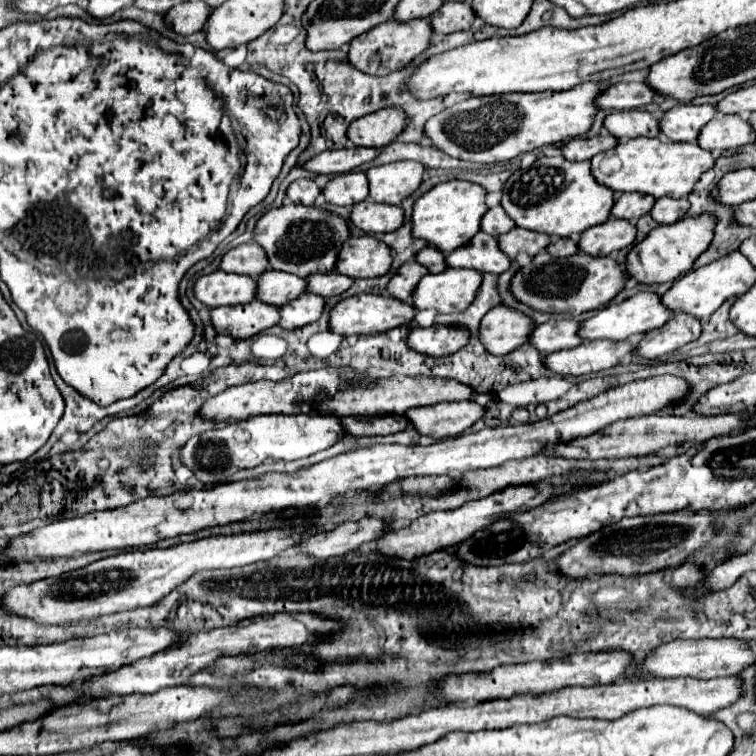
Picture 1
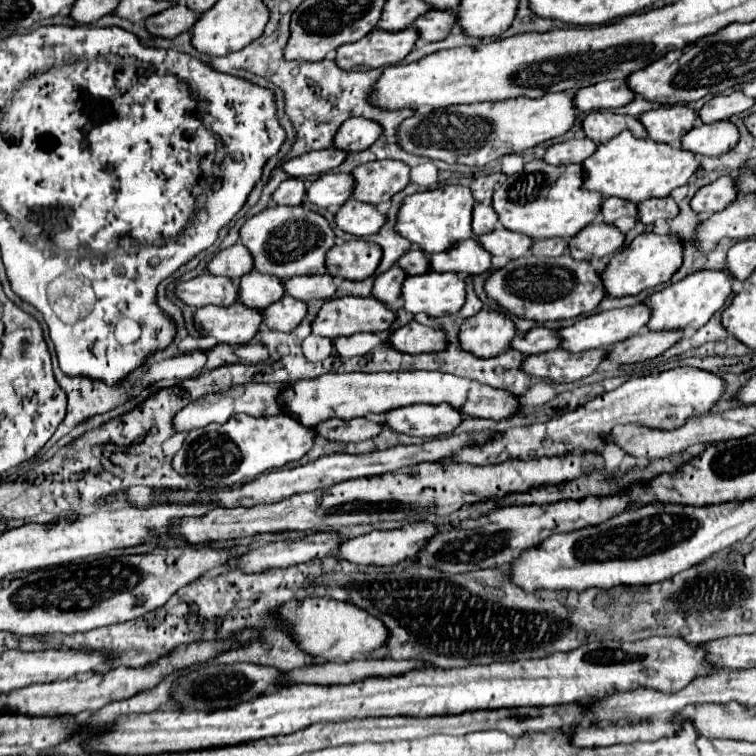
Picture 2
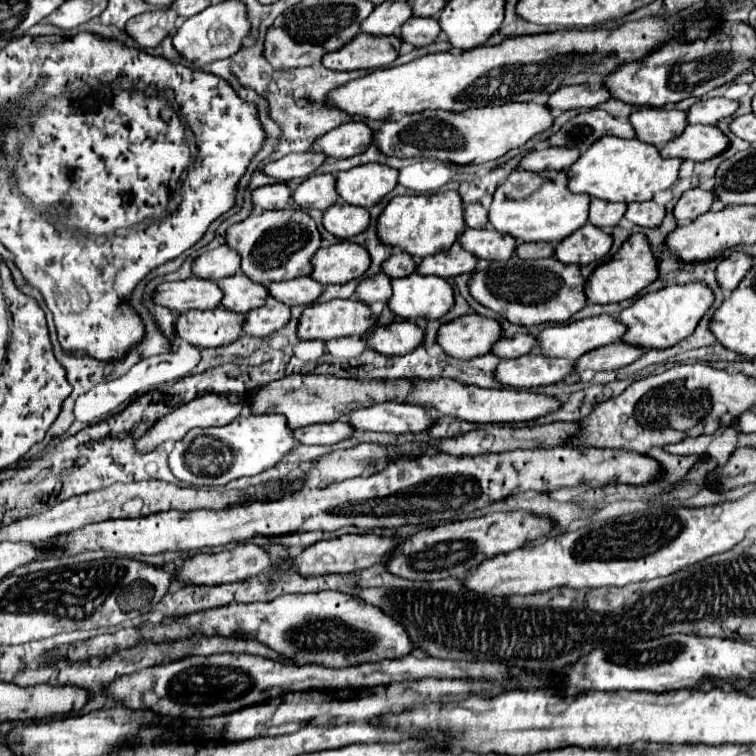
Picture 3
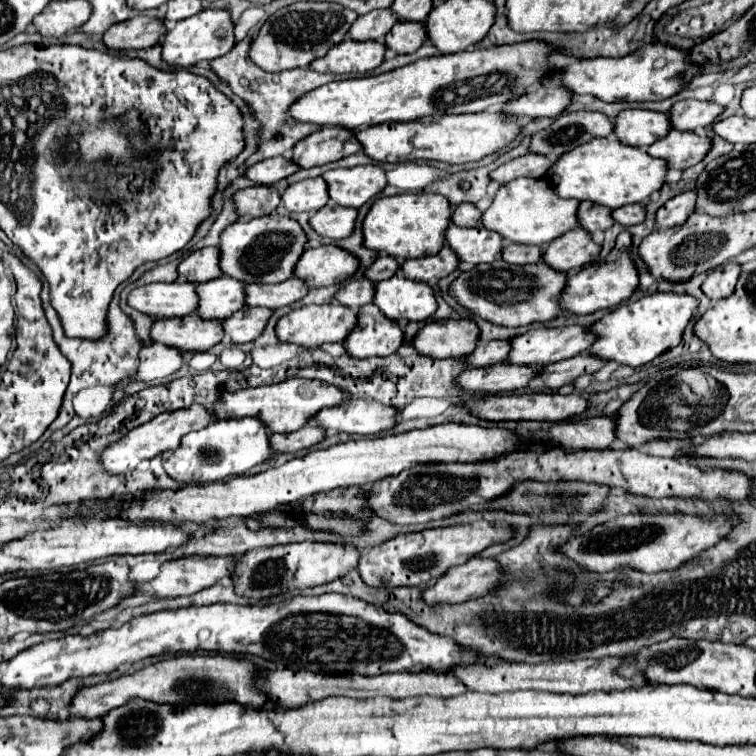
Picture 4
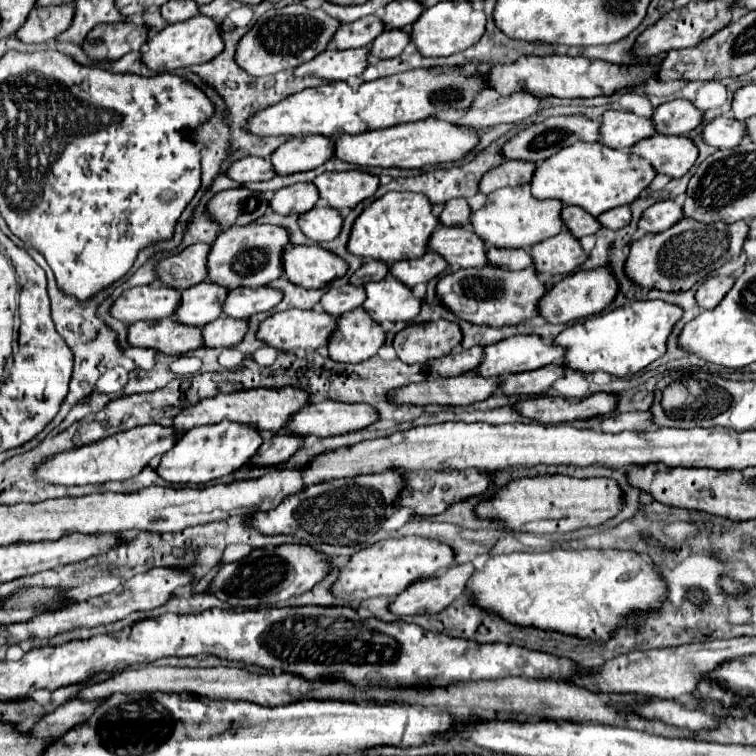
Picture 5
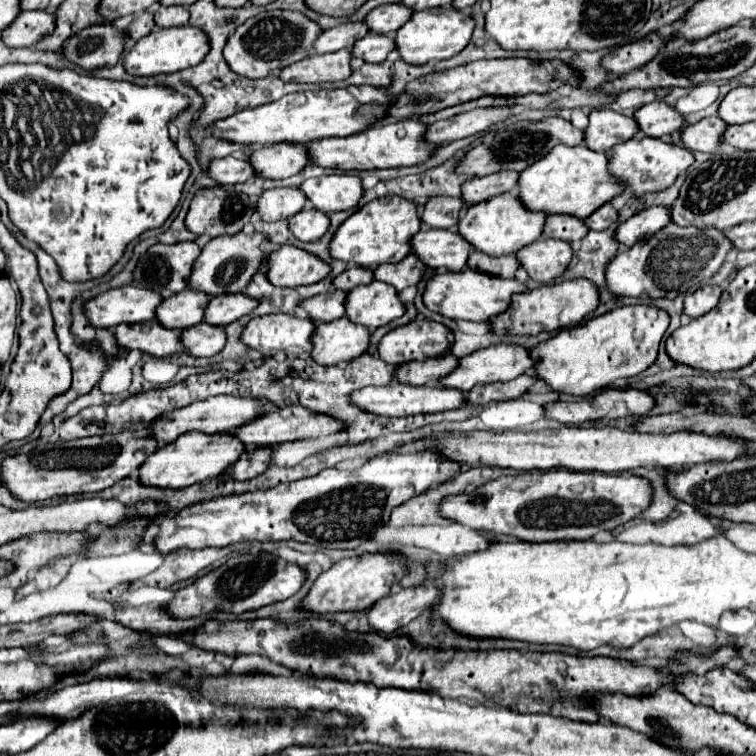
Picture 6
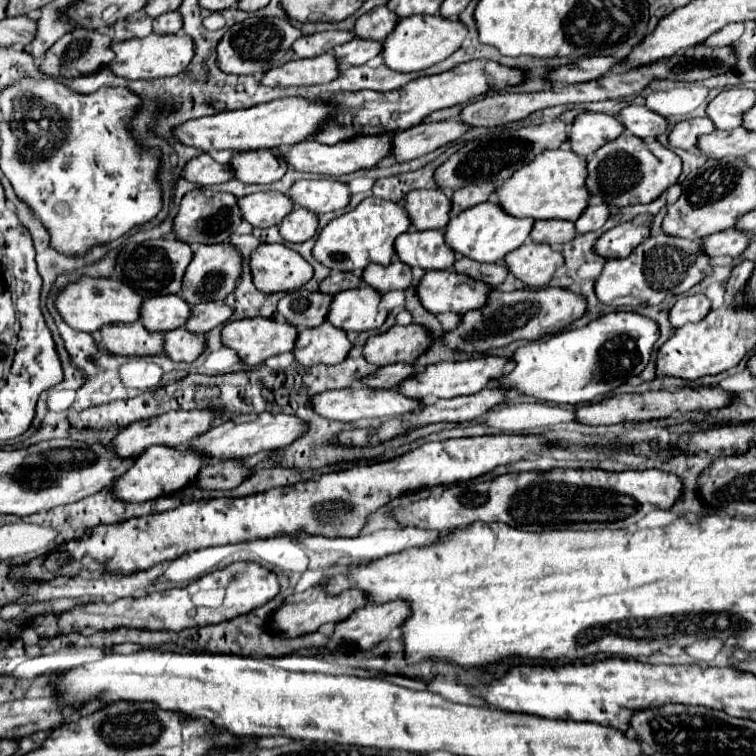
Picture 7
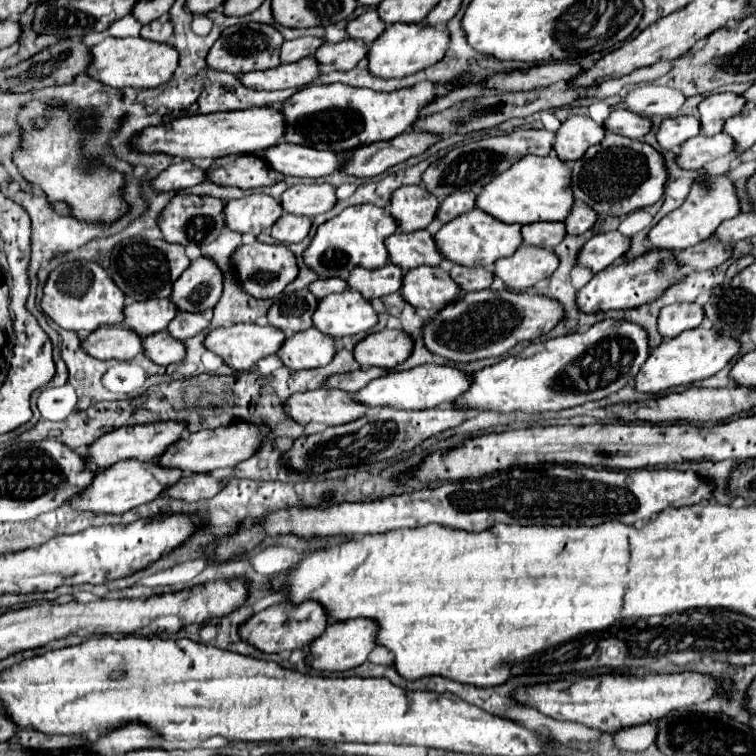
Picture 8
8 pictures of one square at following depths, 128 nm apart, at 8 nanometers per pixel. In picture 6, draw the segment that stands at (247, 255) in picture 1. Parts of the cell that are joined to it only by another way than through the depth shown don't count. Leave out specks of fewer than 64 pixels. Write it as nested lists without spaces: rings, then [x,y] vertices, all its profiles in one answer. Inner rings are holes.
[[[196,242],[152,246],[134,270],[134,286],[172,296],[188,288],[192,264],[200,254]]]

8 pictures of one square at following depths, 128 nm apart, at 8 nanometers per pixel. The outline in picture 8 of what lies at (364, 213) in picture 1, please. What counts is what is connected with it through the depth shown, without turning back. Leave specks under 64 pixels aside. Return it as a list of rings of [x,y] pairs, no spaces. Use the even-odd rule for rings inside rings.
[[[284,212],[280,220],[272,226],[272,238],[280,244],[294,244],[308,236],[310,226],[312,226],[310,218]]]

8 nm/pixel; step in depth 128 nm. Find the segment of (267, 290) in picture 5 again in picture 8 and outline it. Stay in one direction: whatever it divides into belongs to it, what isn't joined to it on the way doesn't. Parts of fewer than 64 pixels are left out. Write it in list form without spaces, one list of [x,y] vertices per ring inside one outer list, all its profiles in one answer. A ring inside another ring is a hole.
[[[180,312],[168,326],[168,332],[178,340],[188,340],[198,332],[206,330],[208,326],[210,320],[202,312]]]

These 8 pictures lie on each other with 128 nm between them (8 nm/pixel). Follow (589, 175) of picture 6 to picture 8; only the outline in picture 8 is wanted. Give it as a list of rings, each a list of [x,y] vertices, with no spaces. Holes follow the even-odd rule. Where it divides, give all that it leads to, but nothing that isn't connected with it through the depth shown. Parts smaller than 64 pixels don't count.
[[[556,154],[550,156],[526,156],[526,160],[520,160],[510,168],[510,172],[504,172],[502,176],[496,176],[490,184],[482,188],[482,194],[476,200],[476,206],[488,214],[492,214],[498,220],[504,220],[508,224],[532,224],[540,220],[566,220],[570,214],[576,198],[570,188],[572,170],[564,160],[560,160]]]

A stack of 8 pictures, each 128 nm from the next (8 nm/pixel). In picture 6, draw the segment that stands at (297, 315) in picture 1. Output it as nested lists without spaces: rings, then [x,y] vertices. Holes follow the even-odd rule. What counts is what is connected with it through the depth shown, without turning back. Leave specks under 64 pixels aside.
[[[196,324],[182,332],[182,344],[192,356],[214,356],[226,344],[226,332],[220,326]]]

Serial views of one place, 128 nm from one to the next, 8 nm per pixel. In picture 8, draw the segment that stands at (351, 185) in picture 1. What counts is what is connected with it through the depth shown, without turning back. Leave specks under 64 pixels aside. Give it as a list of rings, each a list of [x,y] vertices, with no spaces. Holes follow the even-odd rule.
[[[250,194],[240,200],[226,202],[226,224],[236,232],[252,232],[258,236],[282,216],[282,204],[268,194]]]

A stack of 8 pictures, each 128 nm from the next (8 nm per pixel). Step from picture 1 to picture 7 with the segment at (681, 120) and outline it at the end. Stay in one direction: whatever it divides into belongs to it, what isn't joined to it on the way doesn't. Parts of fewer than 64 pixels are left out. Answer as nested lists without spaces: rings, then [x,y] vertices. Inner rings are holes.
[[[582,112],[570,126],[570,148],[590,158],[602,144],[616,140],[624,132],[624,124],[616,116],[604,112]]]

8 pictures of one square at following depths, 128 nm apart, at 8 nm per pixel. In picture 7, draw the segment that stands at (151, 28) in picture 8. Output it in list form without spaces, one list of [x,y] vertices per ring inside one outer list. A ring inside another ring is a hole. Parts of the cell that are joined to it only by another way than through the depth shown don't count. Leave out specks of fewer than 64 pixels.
[[[178,10],[166,12],[152,20],[154,34],[176,34],[182,30],[182,14]]]

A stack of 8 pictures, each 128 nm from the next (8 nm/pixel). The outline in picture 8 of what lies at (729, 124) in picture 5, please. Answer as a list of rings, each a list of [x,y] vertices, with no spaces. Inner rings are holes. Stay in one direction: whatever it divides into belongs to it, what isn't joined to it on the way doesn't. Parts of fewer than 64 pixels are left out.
[[[678,116],[664,120],[656,138],[664,150],[676,150],[696,134],[700,134],[700,120],[694,116]]]

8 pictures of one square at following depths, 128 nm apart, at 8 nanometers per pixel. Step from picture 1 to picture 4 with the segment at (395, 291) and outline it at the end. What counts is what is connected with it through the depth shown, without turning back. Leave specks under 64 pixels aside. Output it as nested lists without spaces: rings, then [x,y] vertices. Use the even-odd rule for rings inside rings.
[[[356,278],[340,288],[336,300],[352,310],[358,310],[360,306],[370,304],[374,300],[374,292],[376,292],[376,284],[372,280]]]

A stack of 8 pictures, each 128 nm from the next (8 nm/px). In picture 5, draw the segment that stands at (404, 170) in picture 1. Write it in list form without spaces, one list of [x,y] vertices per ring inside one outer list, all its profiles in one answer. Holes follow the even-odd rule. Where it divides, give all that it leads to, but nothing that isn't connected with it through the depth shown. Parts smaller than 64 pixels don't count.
[[[364,170],[324,172],[314,180],[320,198],[332,208],[354,208],[366,198],[372,198],[380,186],[378,176]]]

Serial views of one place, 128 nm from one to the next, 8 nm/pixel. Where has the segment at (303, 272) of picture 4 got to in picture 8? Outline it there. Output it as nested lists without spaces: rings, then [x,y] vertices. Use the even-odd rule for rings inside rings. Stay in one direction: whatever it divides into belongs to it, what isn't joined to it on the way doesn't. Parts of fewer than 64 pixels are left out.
[[[262,242],[244,244],[232,254],[232,260],[236,264],[238,282],[254,298],[274,298],[298,276],[296,256],[288,246],[282,246],[282,244],[262,244]]]

